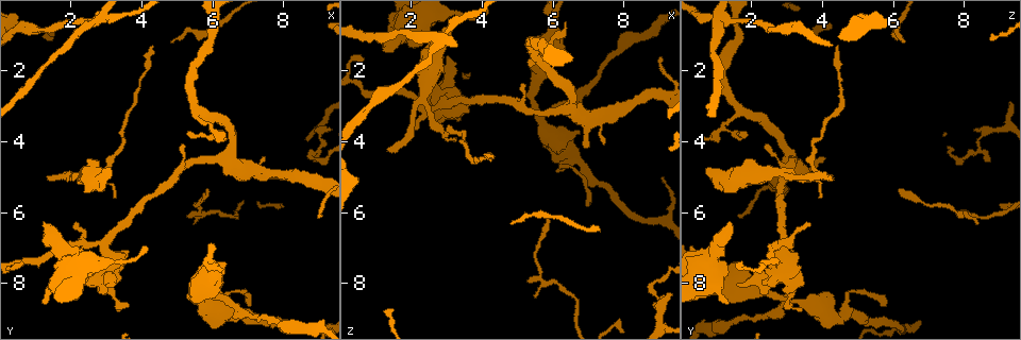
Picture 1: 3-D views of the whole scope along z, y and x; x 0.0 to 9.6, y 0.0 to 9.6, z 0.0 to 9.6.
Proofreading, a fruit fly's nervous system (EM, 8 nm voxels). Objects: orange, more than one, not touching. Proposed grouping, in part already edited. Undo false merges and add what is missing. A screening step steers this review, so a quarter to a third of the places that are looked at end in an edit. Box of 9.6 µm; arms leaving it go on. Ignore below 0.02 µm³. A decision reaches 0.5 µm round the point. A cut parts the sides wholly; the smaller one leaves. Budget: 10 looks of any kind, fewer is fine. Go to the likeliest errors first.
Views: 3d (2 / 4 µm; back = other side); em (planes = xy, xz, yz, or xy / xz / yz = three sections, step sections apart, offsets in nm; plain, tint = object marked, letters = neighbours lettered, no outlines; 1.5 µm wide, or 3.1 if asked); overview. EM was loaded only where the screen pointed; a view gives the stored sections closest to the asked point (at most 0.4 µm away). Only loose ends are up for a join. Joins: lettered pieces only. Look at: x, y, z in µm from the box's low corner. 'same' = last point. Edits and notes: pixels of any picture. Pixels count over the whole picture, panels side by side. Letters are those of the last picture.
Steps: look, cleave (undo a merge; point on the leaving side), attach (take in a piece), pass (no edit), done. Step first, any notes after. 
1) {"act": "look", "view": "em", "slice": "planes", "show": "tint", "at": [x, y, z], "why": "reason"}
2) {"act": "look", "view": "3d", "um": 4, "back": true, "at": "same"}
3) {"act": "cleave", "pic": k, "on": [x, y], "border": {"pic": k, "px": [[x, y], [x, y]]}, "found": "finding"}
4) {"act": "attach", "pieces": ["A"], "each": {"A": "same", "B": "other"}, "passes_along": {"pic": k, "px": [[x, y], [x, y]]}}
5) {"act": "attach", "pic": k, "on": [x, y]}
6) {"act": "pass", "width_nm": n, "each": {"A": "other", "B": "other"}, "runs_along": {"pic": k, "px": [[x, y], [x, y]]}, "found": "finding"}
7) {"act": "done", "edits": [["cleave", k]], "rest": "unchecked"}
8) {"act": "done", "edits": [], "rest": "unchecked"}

{"act": "look", "view": "3d", "um": 4, "at": [1.15, 6.30, 1.30], "why": "an open end"}

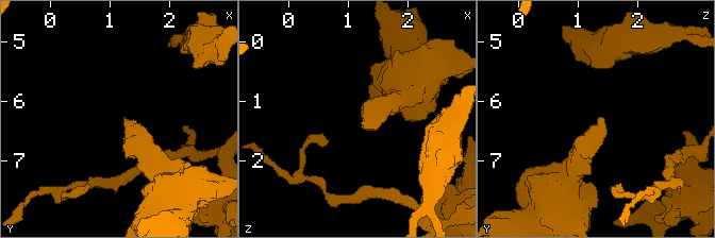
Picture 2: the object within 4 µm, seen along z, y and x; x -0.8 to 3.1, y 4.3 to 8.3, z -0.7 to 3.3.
{"act": "look", "view": "em", "slice": "planes", "show": "plain", "at": [1.20, 6.30, 1.35]}

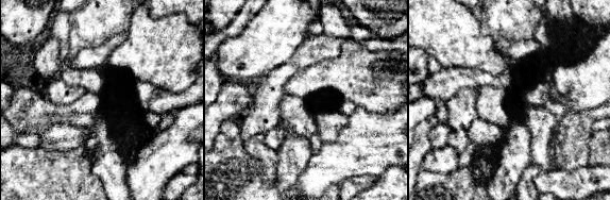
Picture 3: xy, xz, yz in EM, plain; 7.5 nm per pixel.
{"act": "look", "view": "em", "slice": "planes", "show": "letters", "at": "same"}

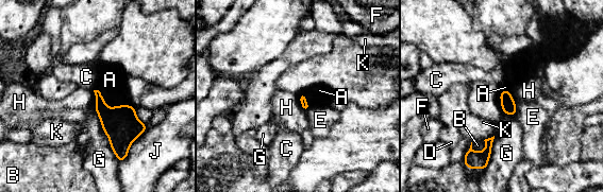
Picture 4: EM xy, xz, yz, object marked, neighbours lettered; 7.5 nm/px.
{"act": "attach", "pic": 4, "on": [110, 80], "each": {"A": "same", "B": "other", "C": "other", "D": "other", "E": "other", "F": "other", "G": "other", "H": "other", "J": "other", "K": "other"}, "passes_along": {"pic": 4, "px": [[120, 123], [104, 101], [110, 80]]}, "found": "the cell continues"}

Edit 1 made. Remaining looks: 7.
{"act": "look", "view": "em", "slice": "planes", "show": "letters", "at": [1.30, 5.00, 4.20], "why": "tapers out"}

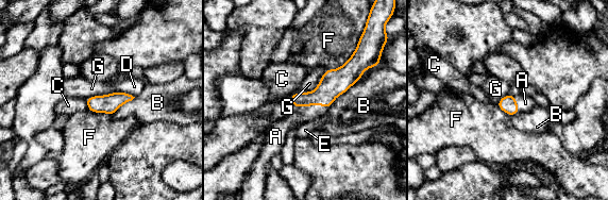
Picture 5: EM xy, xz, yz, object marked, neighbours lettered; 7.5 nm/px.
{"act": "attach", "pic": 5, "on": [301, 115], "longest_contact_nm": ["G", 360], "each": {"A": "same", "B": "other", "C": "other", "D": "other", "E": "other", "F": "other", "G": "other"}, "found": "the cell continues"}

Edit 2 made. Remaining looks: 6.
{"act": "look", "view": "em", "slice": "planes", "show": "letters", "at": [2.75, 0.60, 1.25]}

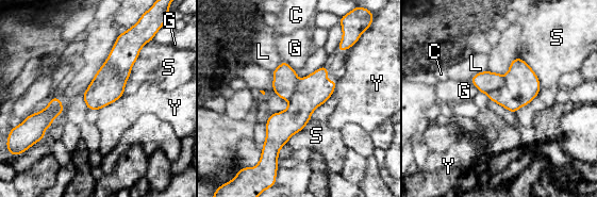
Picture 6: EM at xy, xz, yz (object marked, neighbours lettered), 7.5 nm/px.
{"act": "cleave", "pic": 6, "on": [521, 85], "width_nm": 260, "each": {"C": "other", "G": "other", "L": "other", "S": "other", "Y": "other"}, "border": {"pic": 6, "px": [[504, 77], [501, 86], [486, 93]]}, "found": "a second cell is stuck on"}

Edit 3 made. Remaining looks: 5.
{"act": "look", "view": "overview", "why": "see it whole again"}

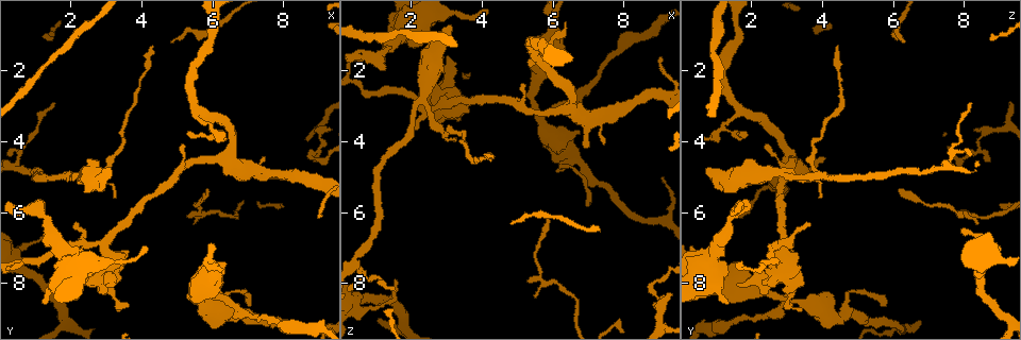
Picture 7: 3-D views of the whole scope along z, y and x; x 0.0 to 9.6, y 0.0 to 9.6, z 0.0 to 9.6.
{"act": "look", "view": "3d", "um": 4, "at": [8.95, 3.75, 9.10], "why": "abrupt turn"}

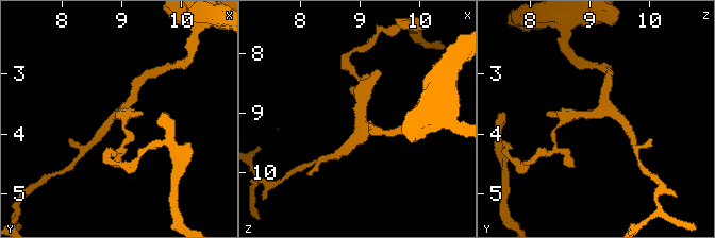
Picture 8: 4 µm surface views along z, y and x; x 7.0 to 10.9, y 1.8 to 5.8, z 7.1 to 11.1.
{"act": "look", "view": "em", "slice": "xz", "step": 4, "show": "plain", "at": [9.00, 3.70, 9.15], "why": "now the EM"}

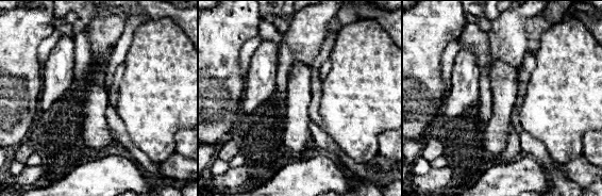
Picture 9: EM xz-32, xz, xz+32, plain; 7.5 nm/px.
{"act": "look", "view": "em", "slice": "xz", "step": 4, "show": "letters", "at": "same", "why": "what lies round it"}

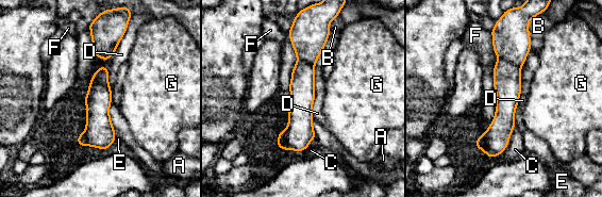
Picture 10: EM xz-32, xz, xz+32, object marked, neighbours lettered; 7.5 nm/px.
{"act": "cleave", "pic": 10, "on": [511, 37], "width_nm": 190, "each": {"A": "other", "B": "other", "C": "other", "D": "other", "E": "other", "F": "other", "G": "other"}, "border": {"pic": 10, "px": [[499, 58], [519, 67]]}, "found": "two cells meet here"}

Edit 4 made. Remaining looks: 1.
{"act": "done", "edits": [["attach", 4], ["attach", 5], ["cleave", 6], ["cleave", 10]], "rest": "unchecked"}

